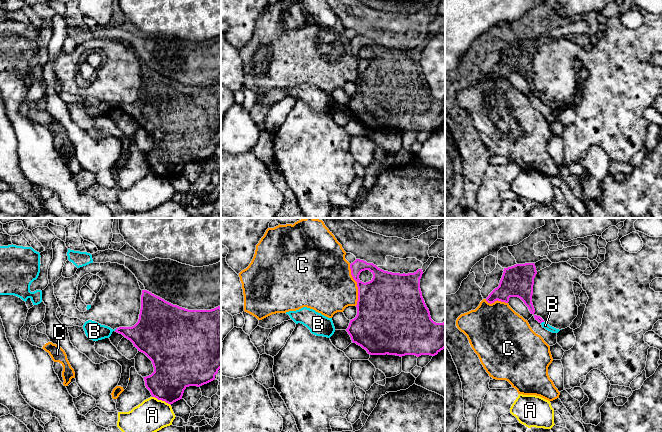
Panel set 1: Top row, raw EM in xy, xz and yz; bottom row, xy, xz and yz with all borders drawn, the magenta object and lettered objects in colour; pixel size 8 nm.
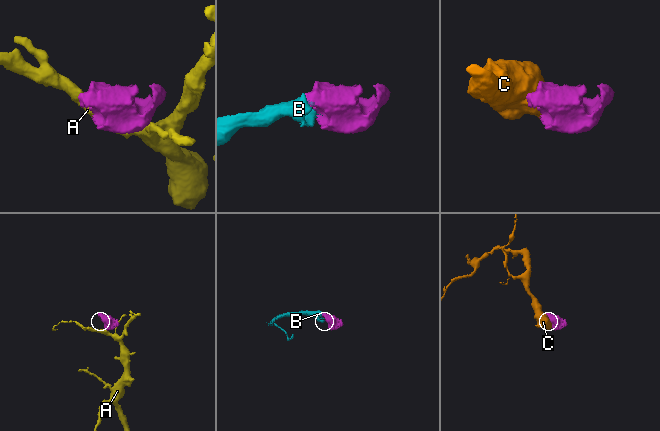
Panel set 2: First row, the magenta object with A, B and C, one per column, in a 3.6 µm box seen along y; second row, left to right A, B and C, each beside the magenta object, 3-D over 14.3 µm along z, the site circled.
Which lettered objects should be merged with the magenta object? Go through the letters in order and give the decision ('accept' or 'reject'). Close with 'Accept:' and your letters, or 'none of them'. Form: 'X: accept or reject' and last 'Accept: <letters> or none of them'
A: reject
B: accept
C: reject
Accept: B

